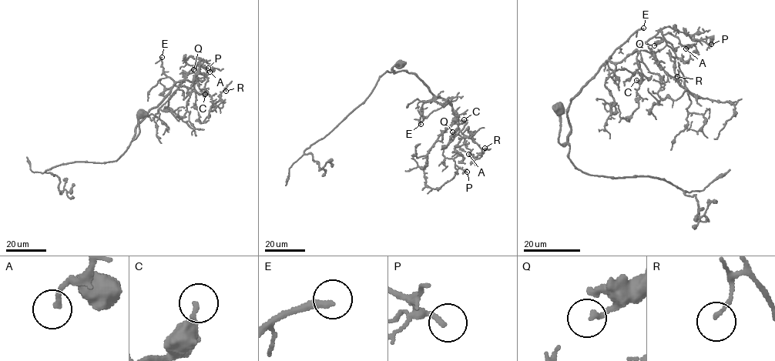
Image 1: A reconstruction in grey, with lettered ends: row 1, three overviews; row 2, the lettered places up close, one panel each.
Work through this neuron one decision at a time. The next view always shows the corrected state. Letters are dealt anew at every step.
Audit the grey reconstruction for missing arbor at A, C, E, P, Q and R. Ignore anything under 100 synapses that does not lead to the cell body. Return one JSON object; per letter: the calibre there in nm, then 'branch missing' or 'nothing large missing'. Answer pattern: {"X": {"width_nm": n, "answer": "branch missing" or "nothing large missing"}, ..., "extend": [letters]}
{"A": {"width_nm": 180, "answer": "nothing large missing"}, "C": {"width_nm": 200, "answer": "nothing large missing"}, "E": {"width_nm": 280, "answer": "branch missing"}, "P": {"width_nm": 190, "answer": "nothing large missing"}, "Q": {"width_nm": 200, "answer": "nothing large missing"}, "R": {"width_nm": 140, "answer": "nothing large missing"}, "extend": ["E"]}

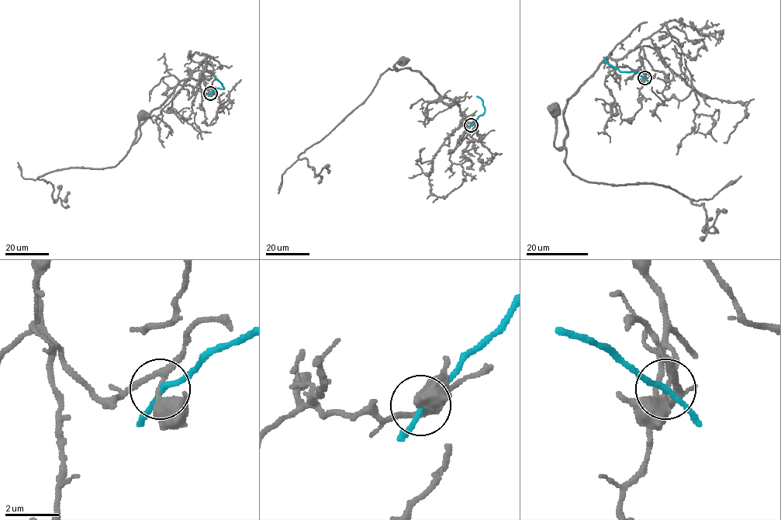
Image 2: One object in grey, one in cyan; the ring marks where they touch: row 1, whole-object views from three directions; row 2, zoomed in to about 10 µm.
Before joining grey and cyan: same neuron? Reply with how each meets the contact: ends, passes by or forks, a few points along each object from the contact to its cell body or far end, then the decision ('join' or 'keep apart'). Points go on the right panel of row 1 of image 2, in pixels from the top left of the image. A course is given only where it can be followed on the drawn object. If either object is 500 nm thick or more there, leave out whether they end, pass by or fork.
grey forks | cyan passes by | grey via (644, 78), (640, 47), (622, 58), (605, 59), (568, 100), (568, 132), (558, 148), (552, 109) | cyan via (644, 78), (633, 71), (620, 71), (609, 65), (603, 57) | keep apart

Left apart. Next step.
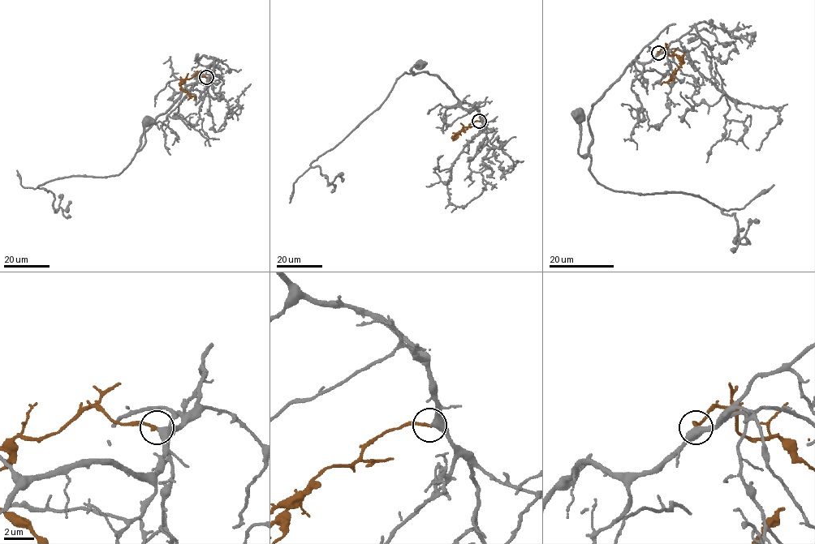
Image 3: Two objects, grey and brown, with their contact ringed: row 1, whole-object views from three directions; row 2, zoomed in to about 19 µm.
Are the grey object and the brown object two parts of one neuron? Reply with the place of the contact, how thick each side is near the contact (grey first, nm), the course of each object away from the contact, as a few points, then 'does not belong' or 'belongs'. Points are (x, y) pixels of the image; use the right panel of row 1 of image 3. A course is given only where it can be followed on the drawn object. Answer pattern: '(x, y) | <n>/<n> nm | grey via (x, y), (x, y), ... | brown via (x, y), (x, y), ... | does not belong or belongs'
(658, 53) | 360/190 nm | grey via (658, 53), (650, 61), (634, 61), (593, 105), (588, 119), (592, 136), (583, 156), (576, 114) | brown via (658, 53), (665, 49), (667, 54), (683, 58), (680, 67), (661, 85) | belongs

